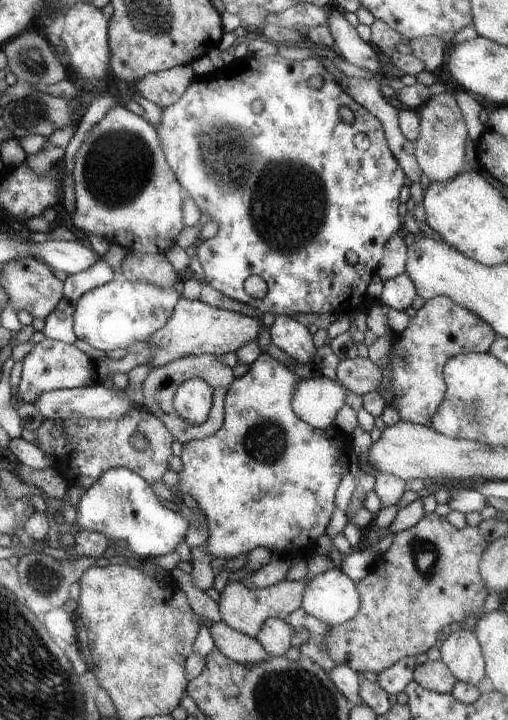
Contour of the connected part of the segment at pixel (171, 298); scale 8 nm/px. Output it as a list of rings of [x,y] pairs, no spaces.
[[[117,276],[105,284],[91,288],[77,299],[72,314],[74,338],[87,342],[96,350],[128,350],[140,347],[167,322],[180,297],[178,287],[157,288],[146,282],[125,281]]]

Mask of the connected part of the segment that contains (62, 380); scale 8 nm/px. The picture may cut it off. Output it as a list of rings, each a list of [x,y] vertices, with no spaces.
[[[42,339],[35,343],[21,362],[20,378],[14,394],[21,403],[35,402],[43,392],[75,387],[90,387],[97,380],[95,364],[74,345],[53,339]]]

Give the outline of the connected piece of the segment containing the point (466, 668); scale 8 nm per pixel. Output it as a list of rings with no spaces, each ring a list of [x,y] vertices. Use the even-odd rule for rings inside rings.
[[[469,630],[449,633],[440,648],[440,660],[456,681],[477,686],[485,674],[484,660],[477,638]]]

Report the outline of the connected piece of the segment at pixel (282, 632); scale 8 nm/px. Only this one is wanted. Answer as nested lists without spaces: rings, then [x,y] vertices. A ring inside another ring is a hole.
[[[266,618],[255,638],[269,657],[283,656],[291,640],[289,627],[279,618]]]

